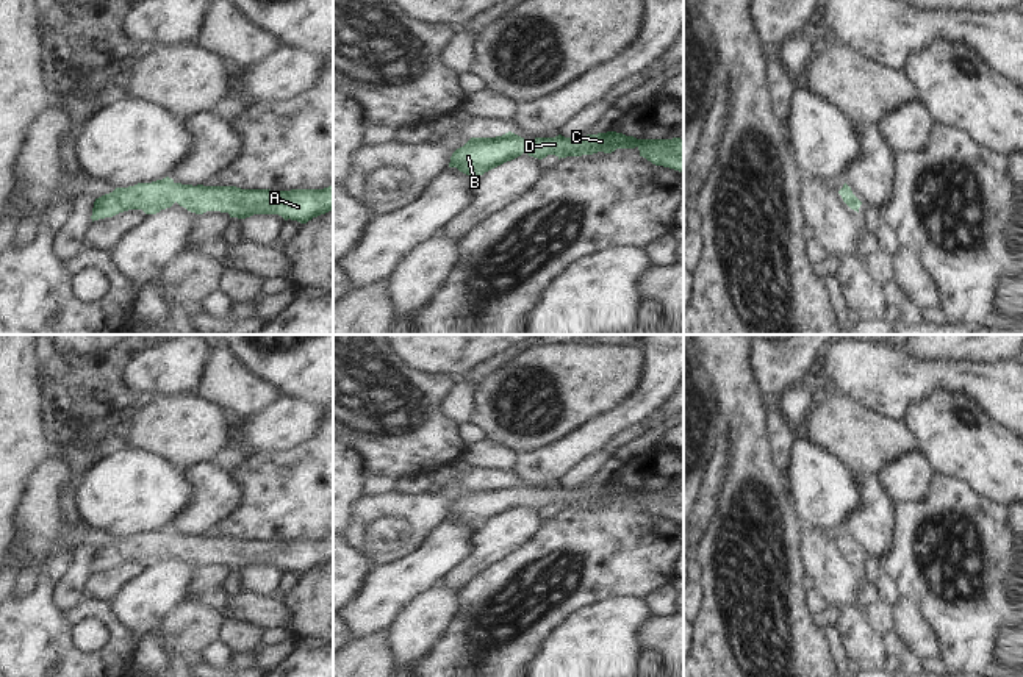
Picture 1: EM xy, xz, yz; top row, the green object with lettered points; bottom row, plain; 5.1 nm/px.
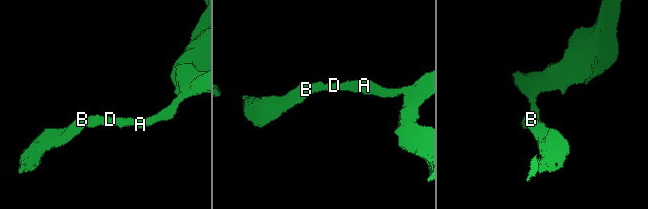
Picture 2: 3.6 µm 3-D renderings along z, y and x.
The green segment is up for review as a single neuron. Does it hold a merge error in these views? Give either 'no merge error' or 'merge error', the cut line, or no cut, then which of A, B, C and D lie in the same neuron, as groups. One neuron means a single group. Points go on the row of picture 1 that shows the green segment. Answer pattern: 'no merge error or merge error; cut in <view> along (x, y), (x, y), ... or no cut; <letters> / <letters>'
no merge error; no cut; A B C D

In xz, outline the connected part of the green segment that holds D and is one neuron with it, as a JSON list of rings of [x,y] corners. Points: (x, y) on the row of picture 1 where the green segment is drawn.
[[[512,131],[496,138],[471,138],[463,147],[452,153],[449,167],[457,167],[471,177],[480,177],[522,153],[538,159],[555,155],[560,159],[598,152],[612,153],[616,149],[635,147],[640,150],[640,156],[652,164],[684,174],[684,139],[637,139],[616,131],[579,138],[558,134],[555,138],[535,138],[529,141]]]

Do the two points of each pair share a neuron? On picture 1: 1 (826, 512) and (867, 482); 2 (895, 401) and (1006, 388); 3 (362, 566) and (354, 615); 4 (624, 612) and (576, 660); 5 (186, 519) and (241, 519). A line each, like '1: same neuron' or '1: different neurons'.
1: different neurons
2: same neuron
3: different neurons
4: same neuron
5: different neurons

